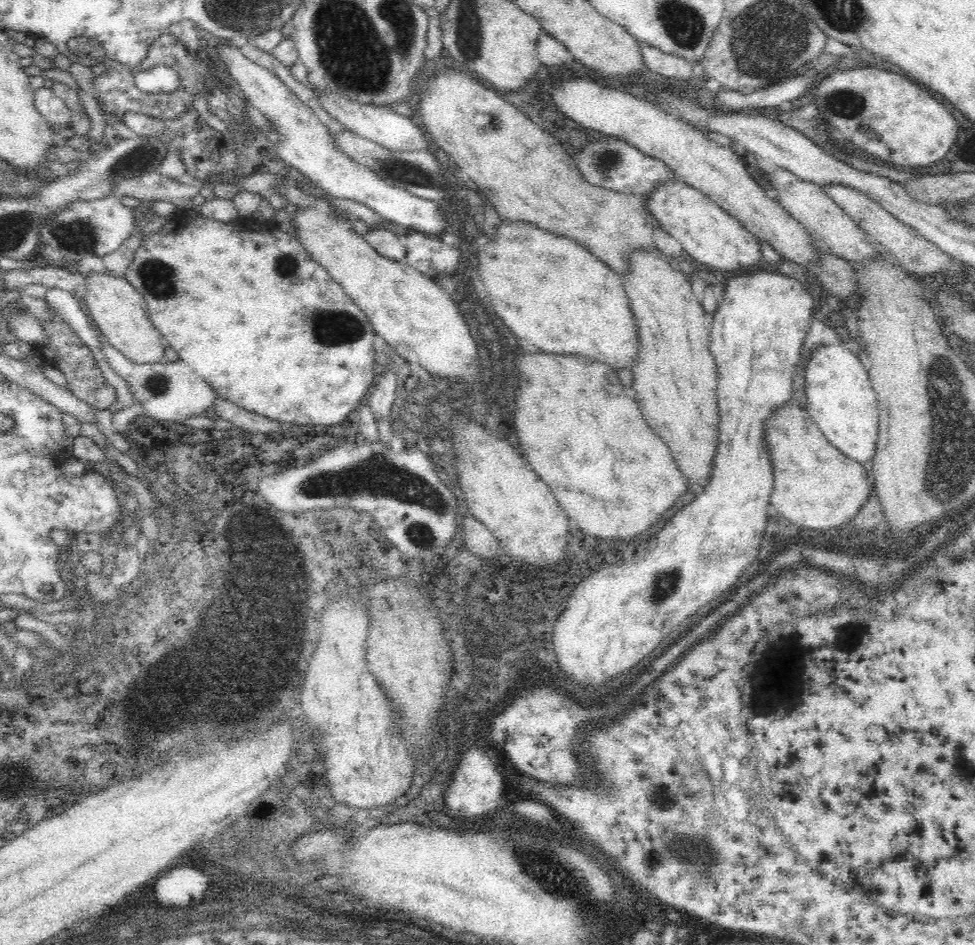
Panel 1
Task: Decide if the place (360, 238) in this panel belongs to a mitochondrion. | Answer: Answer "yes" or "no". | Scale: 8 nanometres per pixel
no

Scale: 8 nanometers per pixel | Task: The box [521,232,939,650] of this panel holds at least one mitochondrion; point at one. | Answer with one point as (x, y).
(664, 585)

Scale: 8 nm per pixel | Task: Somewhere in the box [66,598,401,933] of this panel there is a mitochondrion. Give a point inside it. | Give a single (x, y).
(153, 679)

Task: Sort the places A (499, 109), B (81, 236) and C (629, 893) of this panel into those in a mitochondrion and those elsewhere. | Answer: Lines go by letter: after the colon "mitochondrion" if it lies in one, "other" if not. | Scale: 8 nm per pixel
A: other
B: mitochondrion
C: mitochondrion

